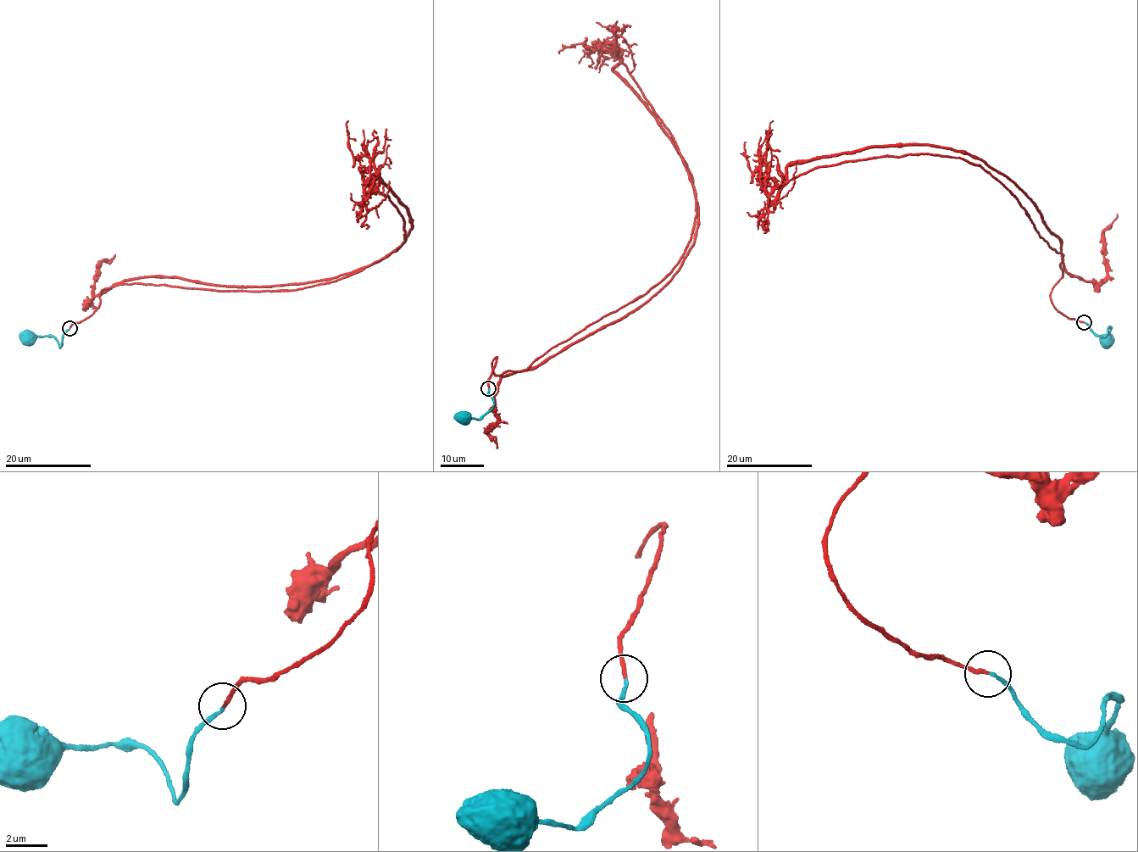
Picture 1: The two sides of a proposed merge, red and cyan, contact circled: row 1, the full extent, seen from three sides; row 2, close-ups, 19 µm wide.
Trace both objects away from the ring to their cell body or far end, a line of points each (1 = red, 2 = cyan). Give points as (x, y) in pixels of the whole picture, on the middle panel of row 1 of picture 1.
1: (488, 388), (496, 357), (524, 370), (691, 239), (672, 134), (607, 40), (599, 72)
2: (488, 388), (493, 408), (478, 419), (459, 415), (456, 419)

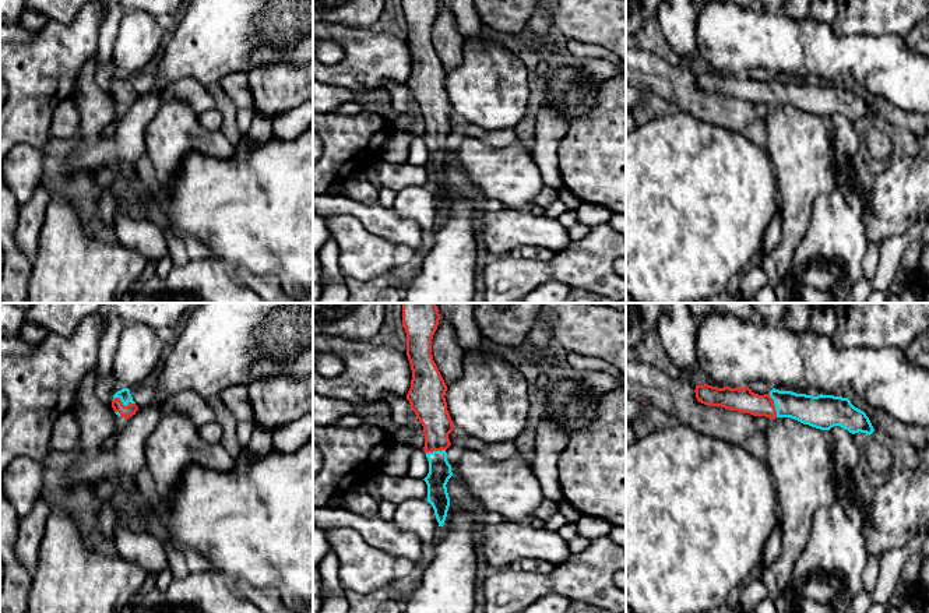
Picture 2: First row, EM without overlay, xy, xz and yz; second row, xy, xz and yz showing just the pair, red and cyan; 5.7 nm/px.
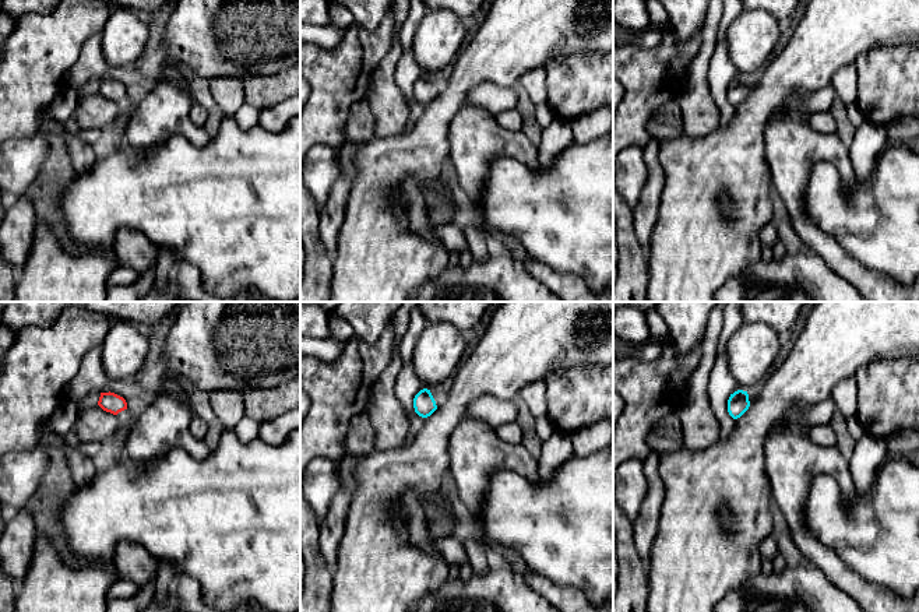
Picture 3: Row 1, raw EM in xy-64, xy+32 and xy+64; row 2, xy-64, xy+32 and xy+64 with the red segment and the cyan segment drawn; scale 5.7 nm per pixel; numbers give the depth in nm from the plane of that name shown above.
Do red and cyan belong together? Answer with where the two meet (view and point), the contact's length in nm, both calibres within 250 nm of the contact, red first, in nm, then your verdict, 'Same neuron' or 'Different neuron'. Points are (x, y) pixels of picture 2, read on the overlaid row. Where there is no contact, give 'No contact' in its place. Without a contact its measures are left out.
Touches red at xy (123, 405). Shared border 130 nm. Thickness 70 nm (red) against 70 nm. Same neuron

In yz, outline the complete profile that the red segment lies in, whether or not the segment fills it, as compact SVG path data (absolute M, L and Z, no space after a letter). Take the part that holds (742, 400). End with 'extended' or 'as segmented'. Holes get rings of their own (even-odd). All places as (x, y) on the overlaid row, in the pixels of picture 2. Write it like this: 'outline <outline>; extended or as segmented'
outline M696 385L696 398L704 405L721 406L753 416L791 418L820 430L840 426L849 433L875 431L866 413L848 398L834 395L806 395L773 388L768 394L754 394L749 387Z; extended

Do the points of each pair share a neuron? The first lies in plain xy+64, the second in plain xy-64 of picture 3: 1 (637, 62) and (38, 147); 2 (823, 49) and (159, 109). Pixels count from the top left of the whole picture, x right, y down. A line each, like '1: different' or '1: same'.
1: different
2: different

